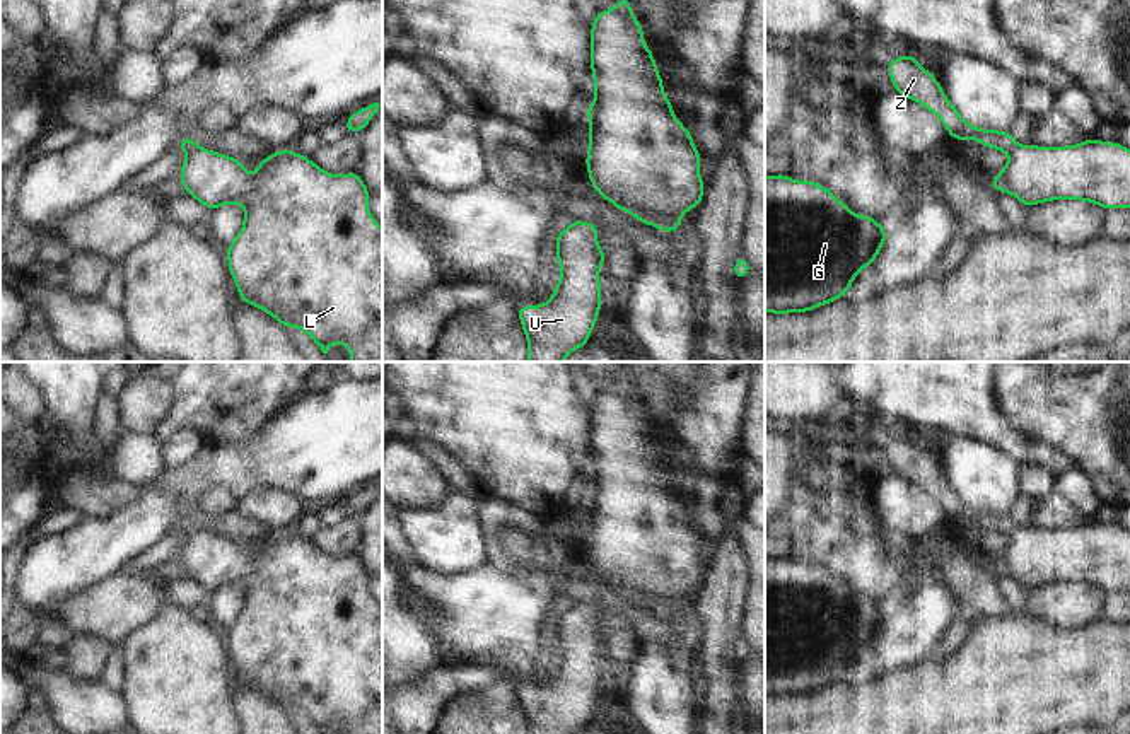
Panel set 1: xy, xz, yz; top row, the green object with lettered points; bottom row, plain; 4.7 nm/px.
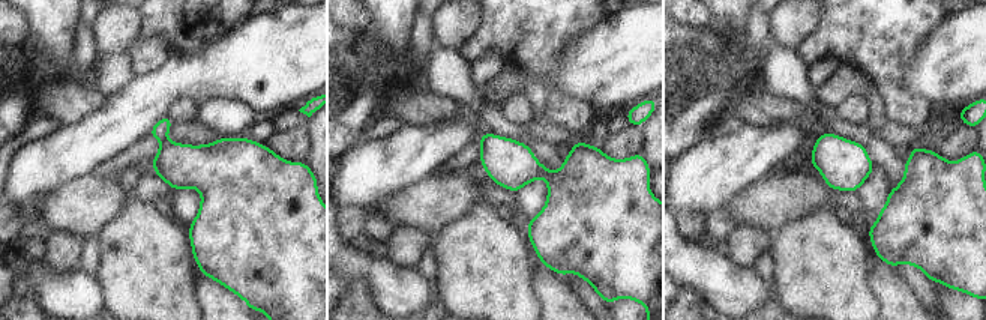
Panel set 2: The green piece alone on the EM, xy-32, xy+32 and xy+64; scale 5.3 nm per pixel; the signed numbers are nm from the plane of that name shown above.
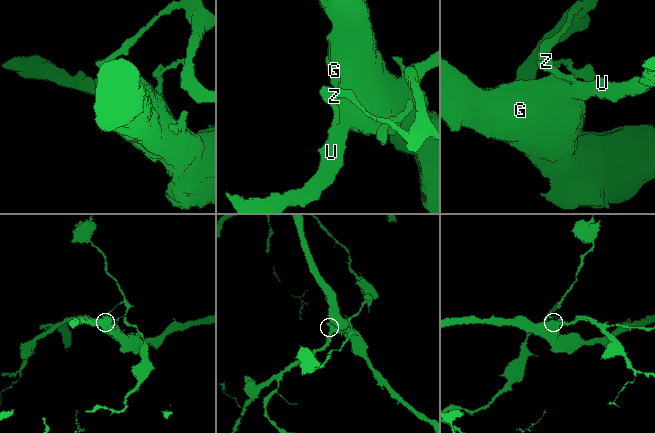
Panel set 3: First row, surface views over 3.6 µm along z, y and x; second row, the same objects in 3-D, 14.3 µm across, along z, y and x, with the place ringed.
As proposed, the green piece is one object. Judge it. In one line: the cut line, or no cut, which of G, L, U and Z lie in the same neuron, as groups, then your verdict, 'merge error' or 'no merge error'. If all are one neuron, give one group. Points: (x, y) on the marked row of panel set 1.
xy (198, 147), (186, 152) | G L U / Z | merge error

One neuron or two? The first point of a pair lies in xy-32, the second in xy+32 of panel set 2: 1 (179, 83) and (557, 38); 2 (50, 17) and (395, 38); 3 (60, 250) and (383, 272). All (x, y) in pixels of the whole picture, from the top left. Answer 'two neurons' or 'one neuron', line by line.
1: two neurons
2: one neuron
3: two neurons

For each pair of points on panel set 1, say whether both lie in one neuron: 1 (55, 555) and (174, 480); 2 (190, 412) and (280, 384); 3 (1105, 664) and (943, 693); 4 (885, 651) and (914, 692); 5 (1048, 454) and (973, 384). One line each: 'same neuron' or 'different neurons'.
1: same neuron
2: same neuron
3: same neuron
4: different neurons
5: same neuron

